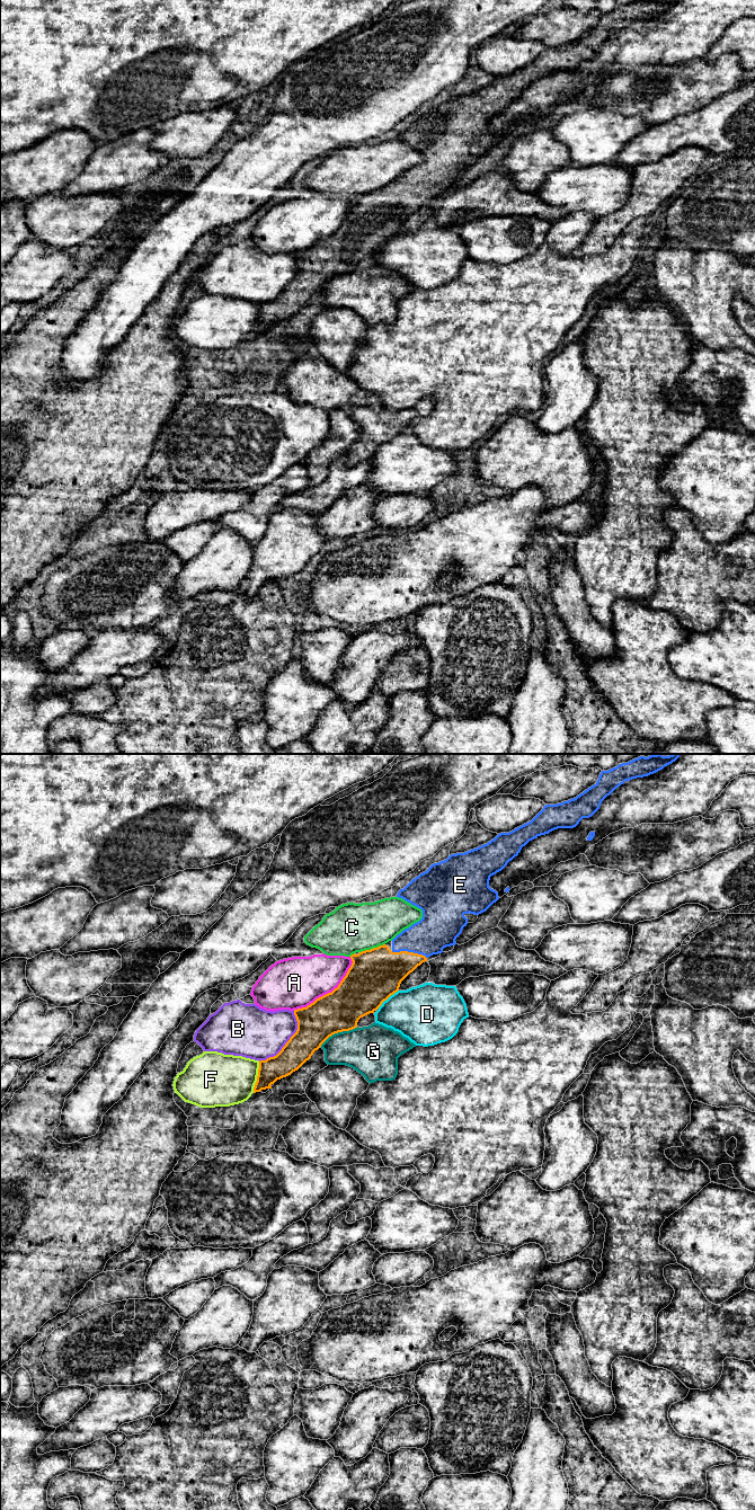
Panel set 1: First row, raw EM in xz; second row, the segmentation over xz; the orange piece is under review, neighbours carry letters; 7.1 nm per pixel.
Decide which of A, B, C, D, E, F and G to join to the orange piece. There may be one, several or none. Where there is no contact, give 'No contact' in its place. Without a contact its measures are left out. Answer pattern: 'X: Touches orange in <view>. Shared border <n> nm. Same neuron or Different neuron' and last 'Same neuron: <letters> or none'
A: Touches orange in xz. Shared border 550 nm. Different neuron
B: Touches orange in xz. Shared border 440 nm. Different neuron
C: Touches orange in xz. Shared border 200 nm. Different neuron
D: Touches orange in xz. Shared border 200 nm. Different neuron
E: Touches orange in xz. Shared border 260 nm. Same neuron
F: Touches orange in xz. Shared border 220 nm. Different neuron
G: Touches orange in xz. Shared border 300 nm. Different neuron
Same neuron: E

